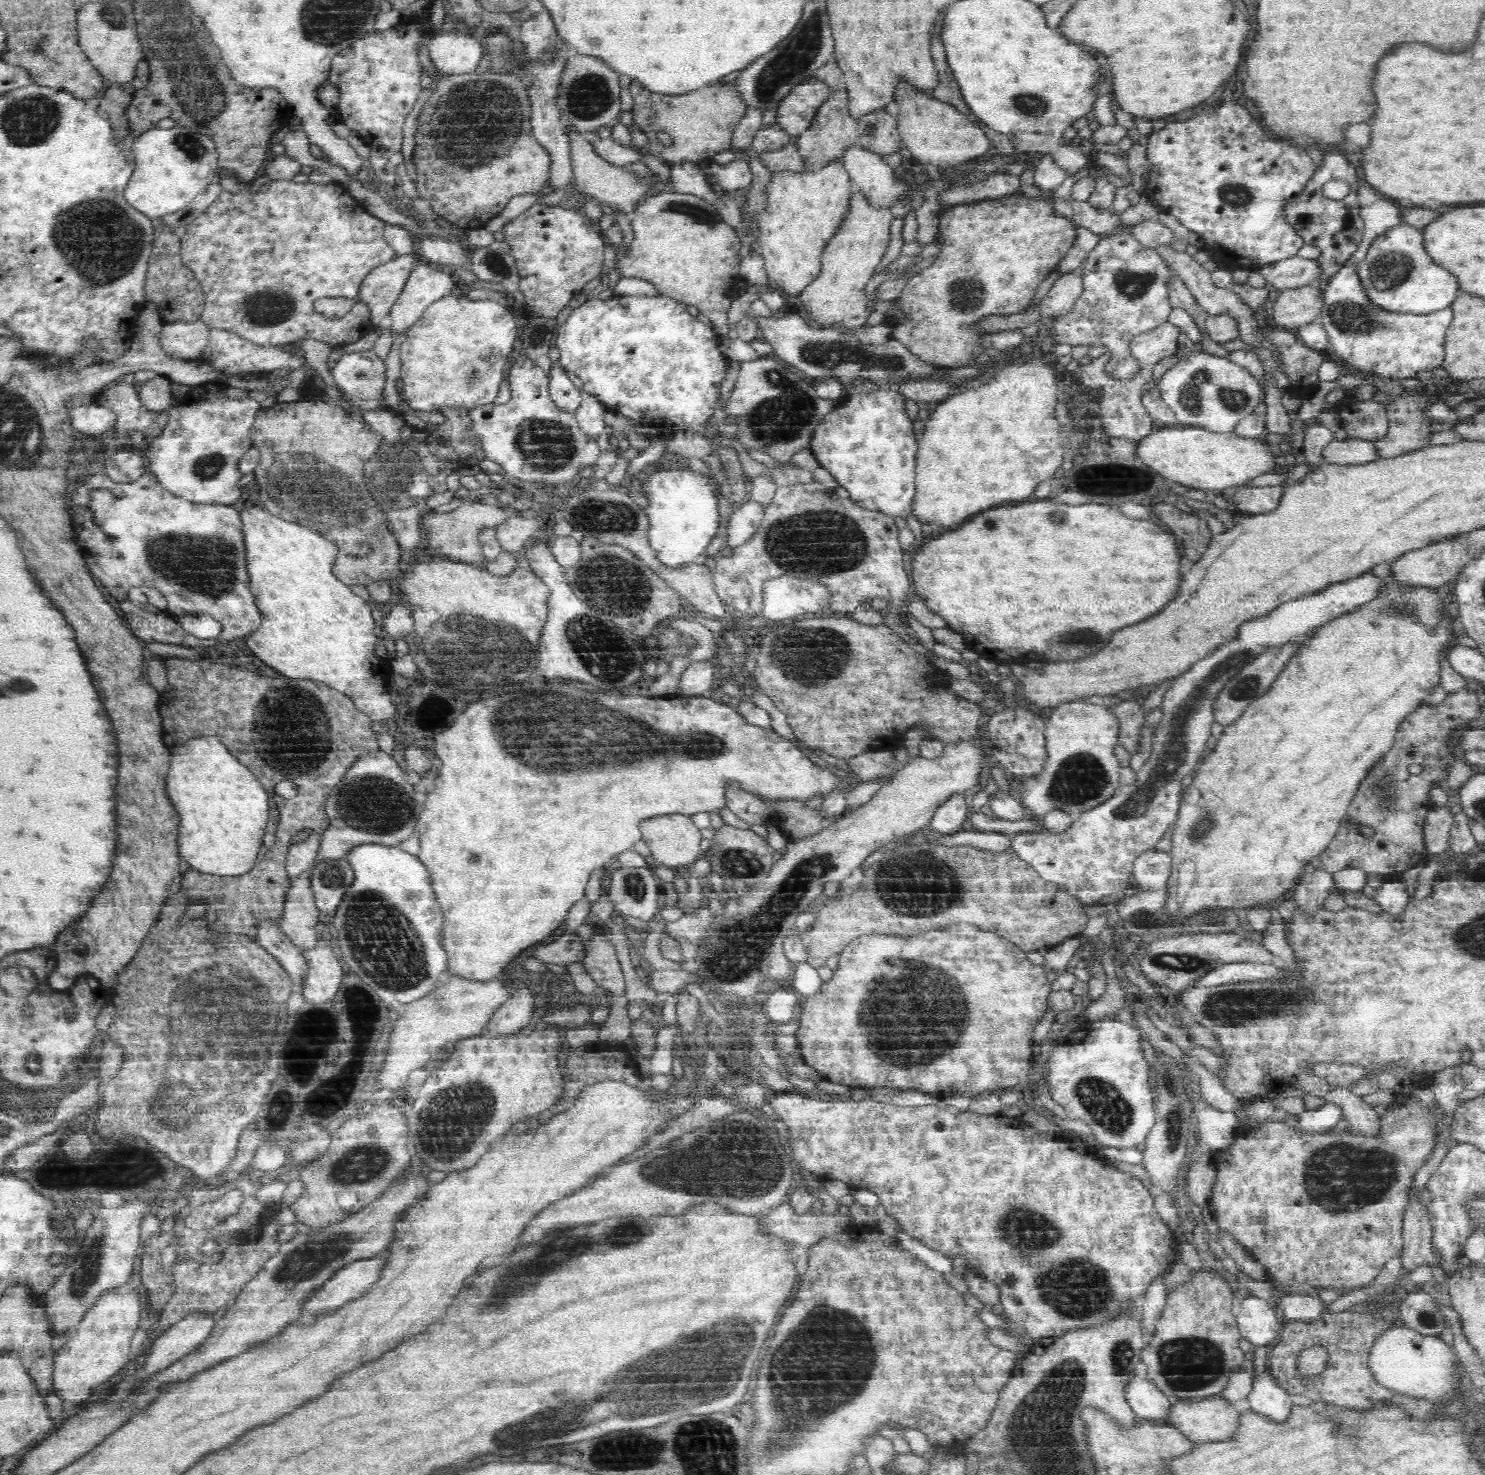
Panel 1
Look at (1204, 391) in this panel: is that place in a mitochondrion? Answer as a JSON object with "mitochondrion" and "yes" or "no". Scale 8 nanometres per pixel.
{"mitochondrion":"yes"}

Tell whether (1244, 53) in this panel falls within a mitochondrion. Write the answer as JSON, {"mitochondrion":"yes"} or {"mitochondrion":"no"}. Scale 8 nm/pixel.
{"mitochondrion":"no"}

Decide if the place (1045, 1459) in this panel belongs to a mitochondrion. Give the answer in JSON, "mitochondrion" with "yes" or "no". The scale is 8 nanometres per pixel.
{"mitochondrion":"yes"}

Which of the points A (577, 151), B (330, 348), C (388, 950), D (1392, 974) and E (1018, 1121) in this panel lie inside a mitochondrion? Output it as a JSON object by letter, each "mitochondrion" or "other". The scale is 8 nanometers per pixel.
{"A":"other","B":"other","C":"mitochondrion","D":"other","E":"other"}

